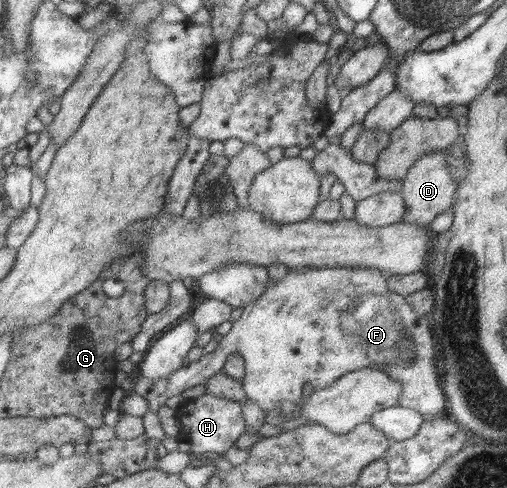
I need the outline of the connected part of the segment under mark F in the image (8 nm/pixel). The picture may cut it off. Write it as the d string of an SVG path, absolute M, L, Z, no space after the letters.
M290 268L282 280L267 282L264 292L241 310L240 316L231 323L230 330L224 336L219 336L211 353L203 354L196 362L189 363L186 367L181 366L164 378L151 380L142 376L133 384L131 391L148 399L149 413L158 413L158 409L168 398L180 395L185 388L204 383L209 376L223 370L227 355L236 353L242 357L245 368L241 380L245 399L262 410L267 428L290 419L280 415L281 402L300 402L304 384L321 389L346 372L361 368L386 371L393 380L399 382L401 391L397 406L410 408L420 415L430 414L436 417L437 413L447 412L447 402L432 363L434 344L428 322L430 317L418 316L406 304L405 297L388 290L385 277L377 268Z

